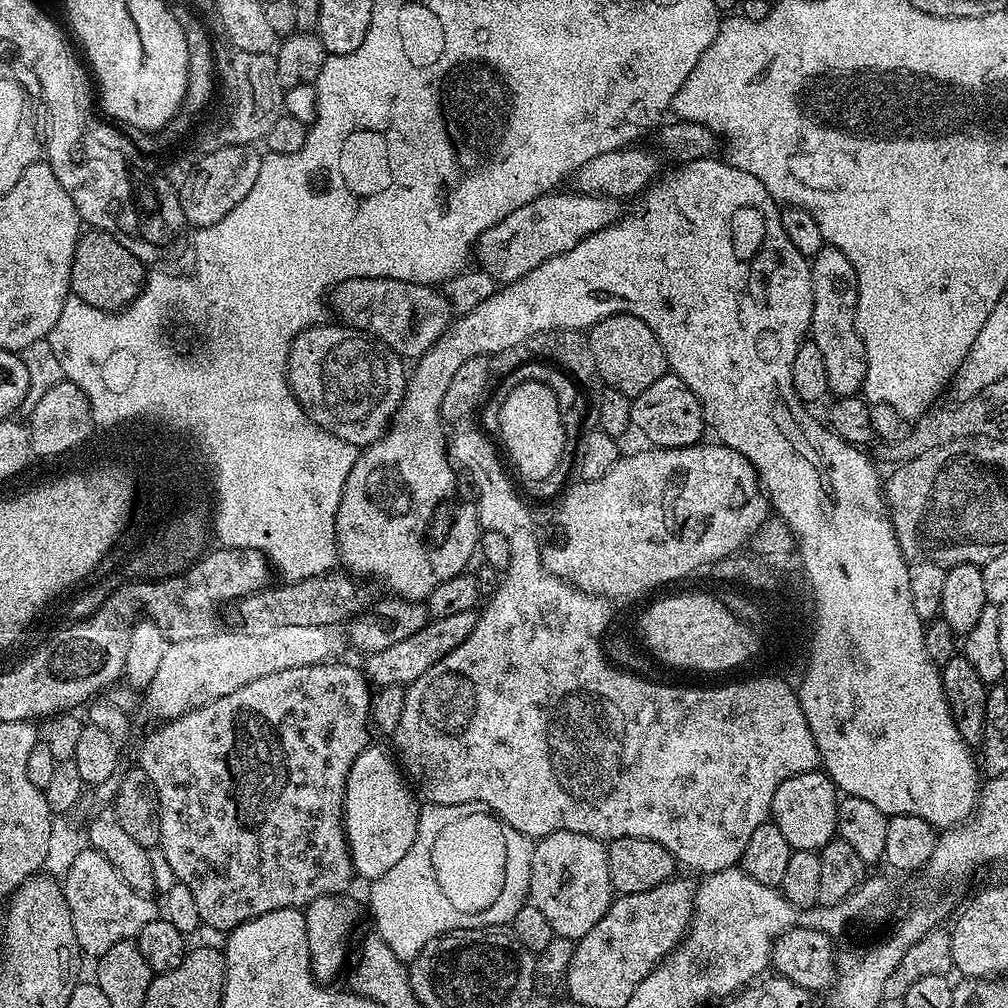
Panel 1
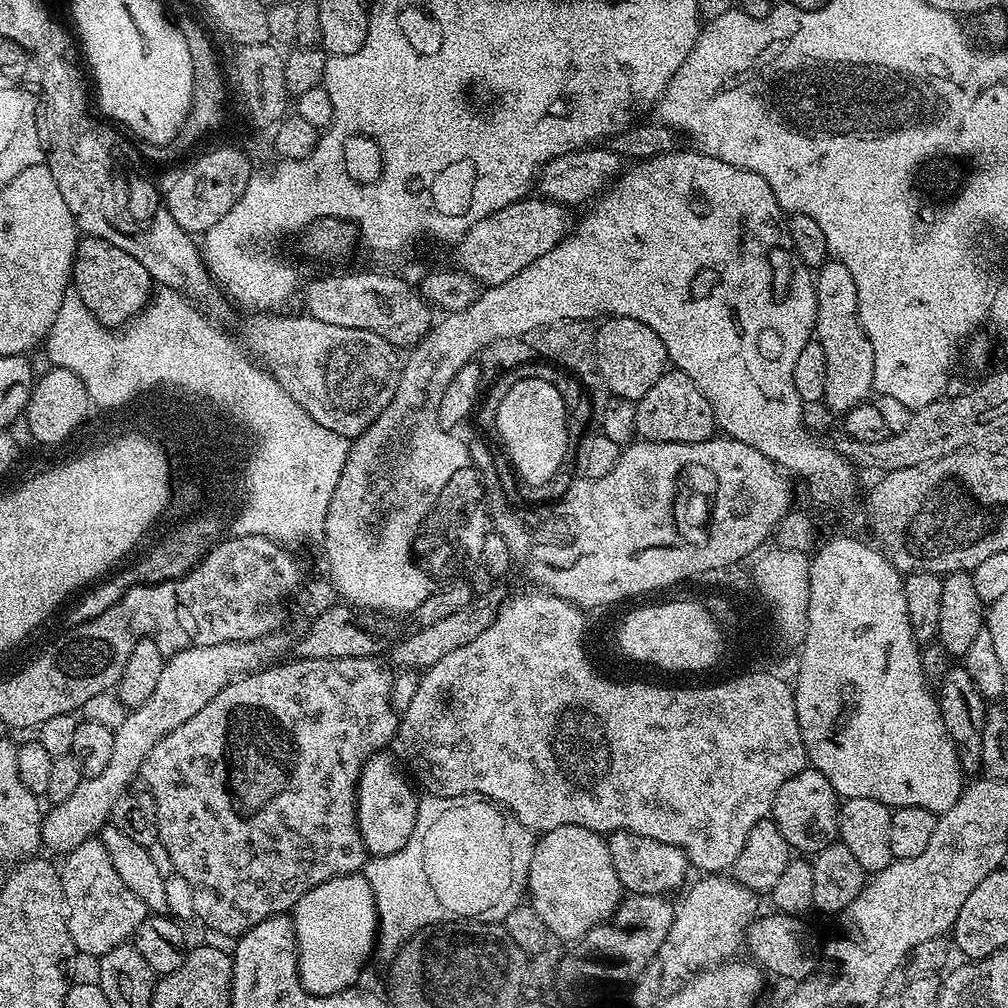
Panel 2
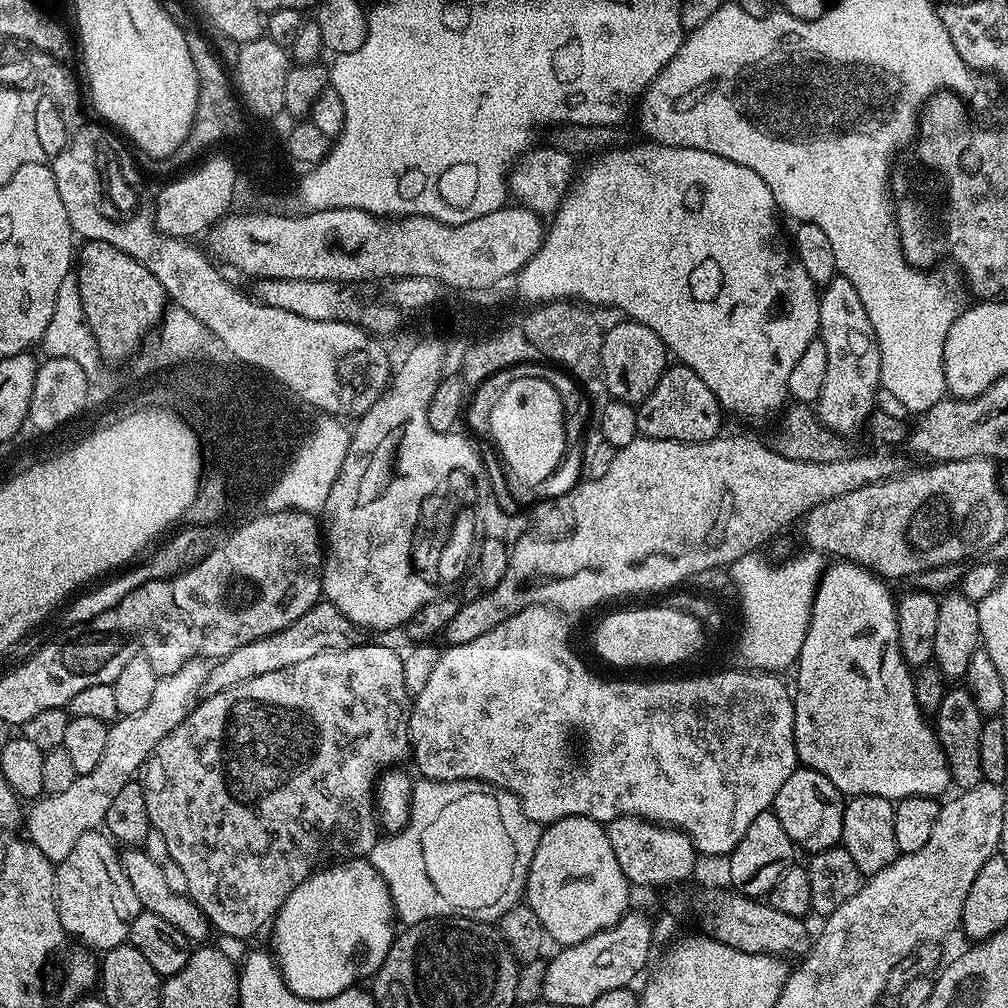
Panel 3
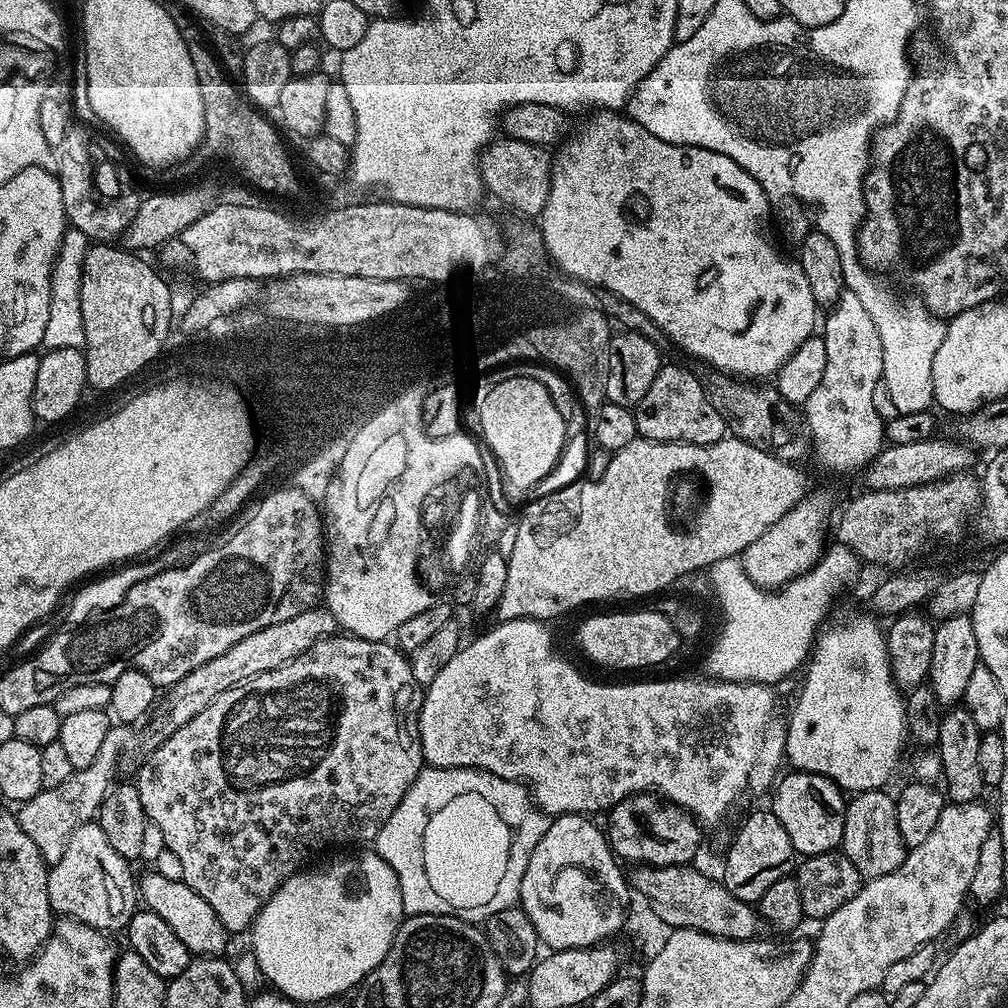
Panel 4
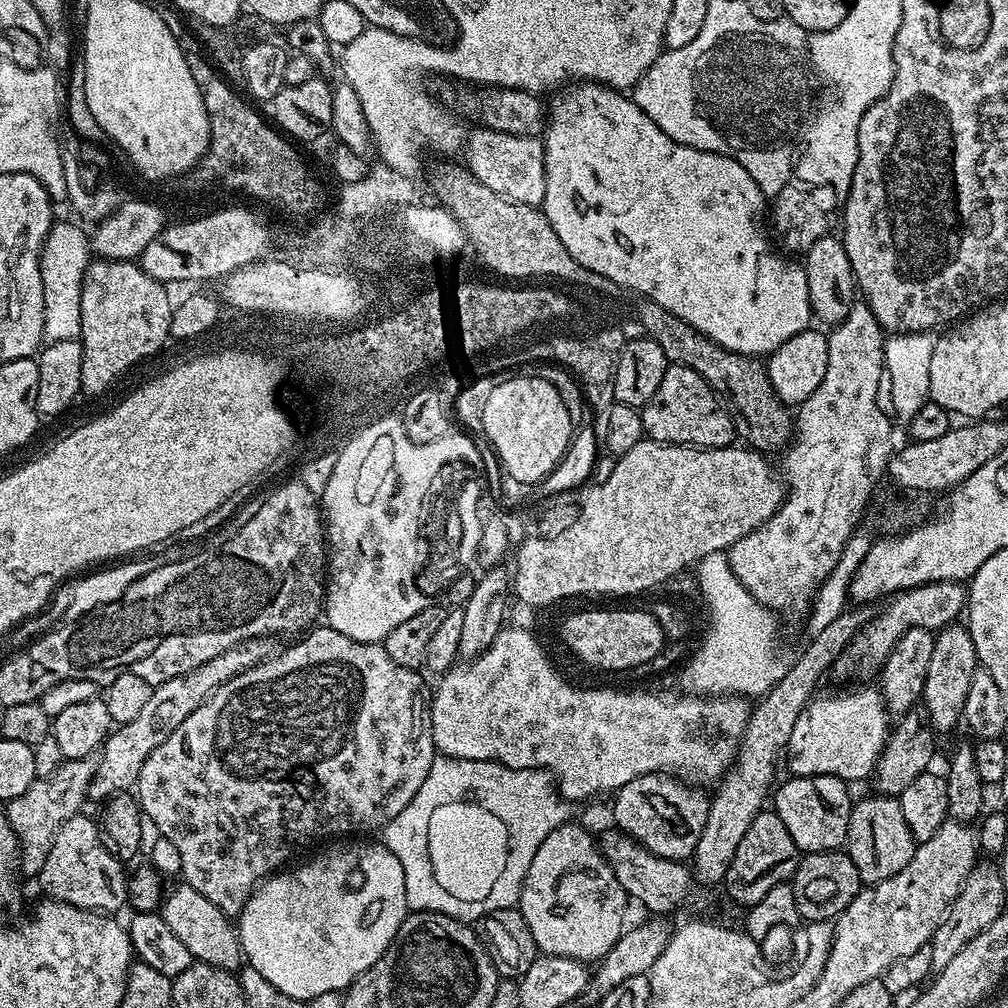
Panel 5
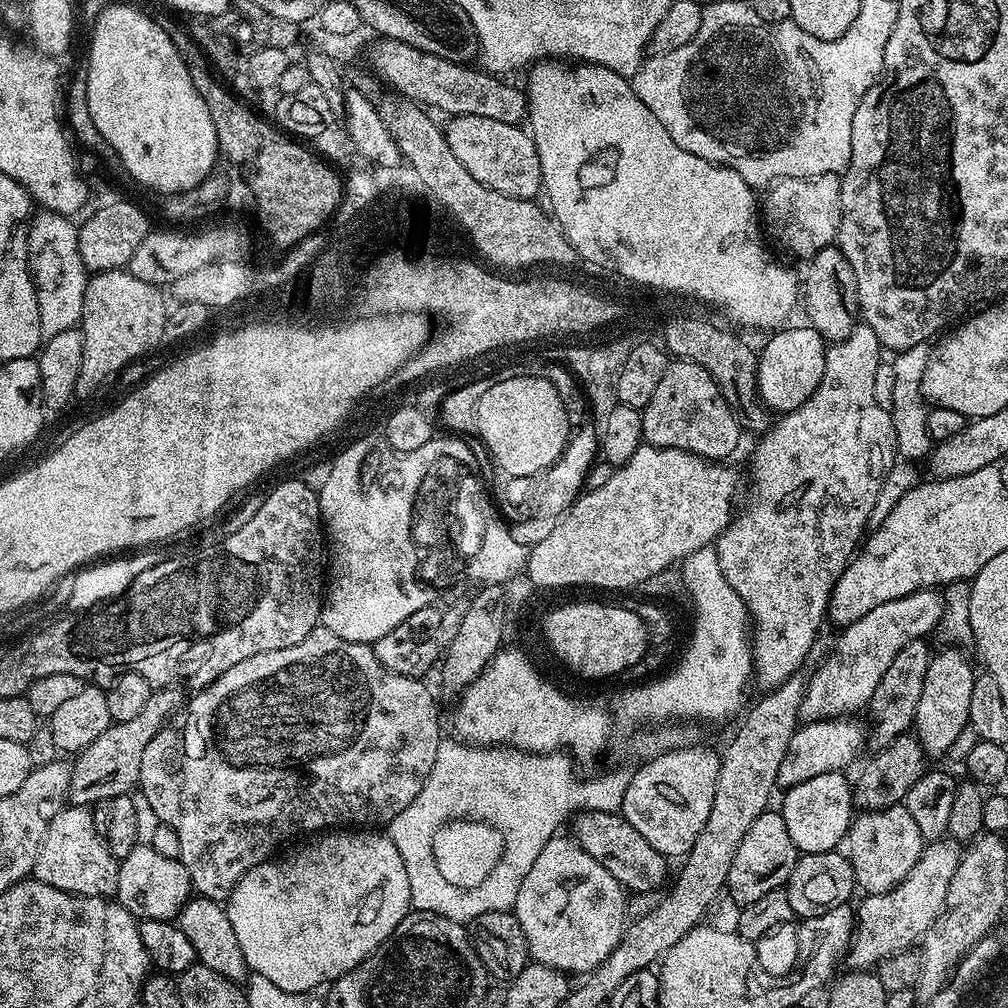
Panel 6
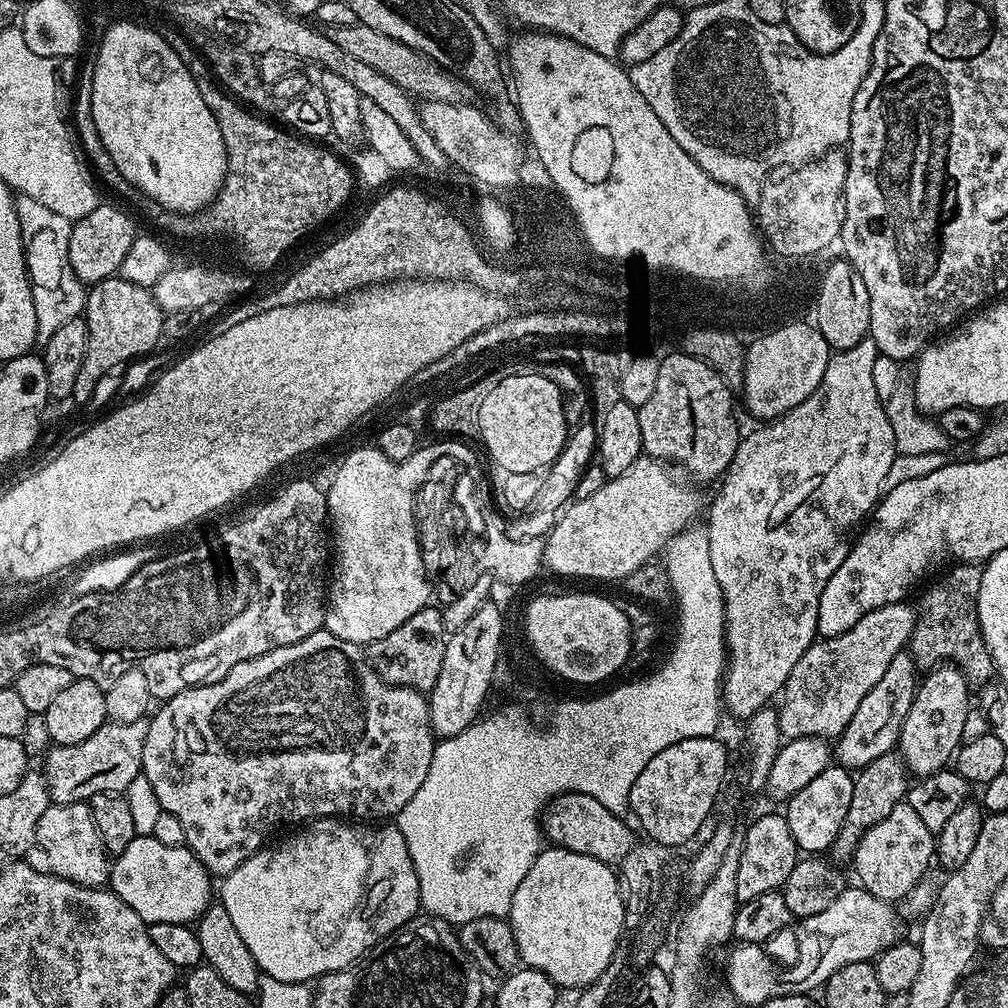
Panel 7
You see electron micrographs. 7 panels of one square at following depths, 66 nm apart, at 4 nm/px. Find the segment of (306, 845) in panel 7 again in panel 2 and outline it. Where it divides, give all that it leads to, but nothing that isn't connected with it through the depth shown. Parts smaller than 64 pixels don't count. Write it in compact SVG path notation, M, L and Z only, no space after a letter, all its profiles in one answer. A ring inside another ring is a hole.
M362 874L335 876L322 886L314 886L302 898L298 898L296 907L291 913L292 925L296 931L296 957L298 974L302 986L311 996L329 996L349 991L360 976L364 963L372 956L372 948L378 944L378 925L380 916L376 912L376 899L370 882Z

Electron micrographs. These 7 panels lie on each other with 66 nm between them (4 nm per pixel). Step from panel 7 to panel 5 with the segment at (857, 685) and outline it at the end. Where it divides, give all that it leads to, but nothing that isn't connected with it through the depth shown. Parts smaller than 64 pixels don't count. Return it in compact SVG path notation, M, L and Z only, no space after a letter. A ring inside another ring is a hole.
M943 580L942 582L930 582L917 588L909 588L908 591L899 593L886 608L879 609L870 621L848 645L846 660L857 664L862 671L868 672L879 669L888 661L888 656L896 649L898 638L906 634L911 628L930 628L939 630L948 624L957 623L961 619L968 602L967 587L958 580Z

